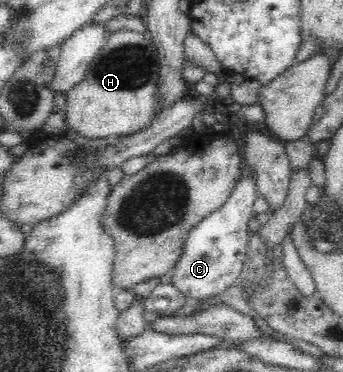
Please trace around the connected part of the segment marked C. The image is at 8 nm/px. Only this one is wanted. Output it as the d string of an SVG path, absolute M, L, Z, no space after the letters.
M251 171L233 188L228 200L218 210L208 214L186 237L182 254L170 271L172 285L184 296L194 300L208 299L236 285L246 258L250 218L257 197L256 181Z

